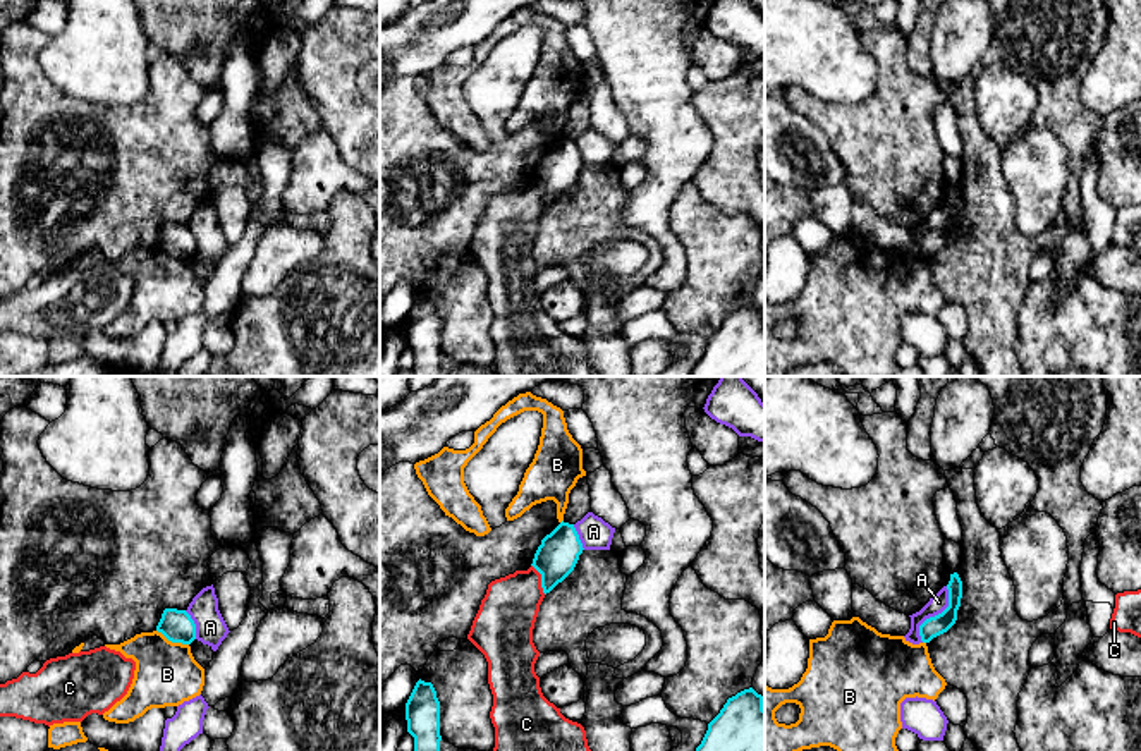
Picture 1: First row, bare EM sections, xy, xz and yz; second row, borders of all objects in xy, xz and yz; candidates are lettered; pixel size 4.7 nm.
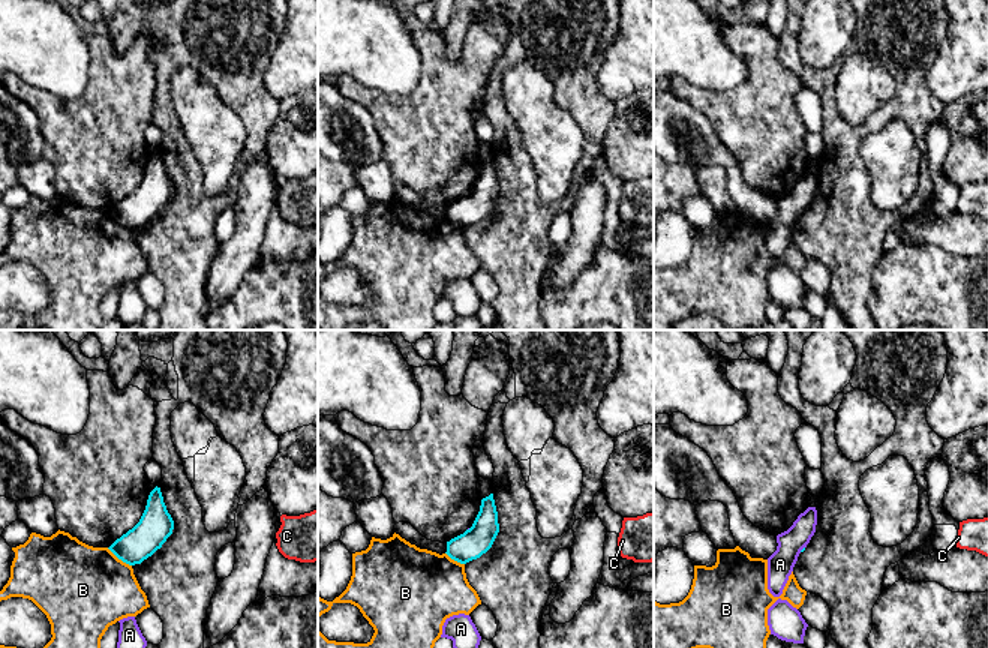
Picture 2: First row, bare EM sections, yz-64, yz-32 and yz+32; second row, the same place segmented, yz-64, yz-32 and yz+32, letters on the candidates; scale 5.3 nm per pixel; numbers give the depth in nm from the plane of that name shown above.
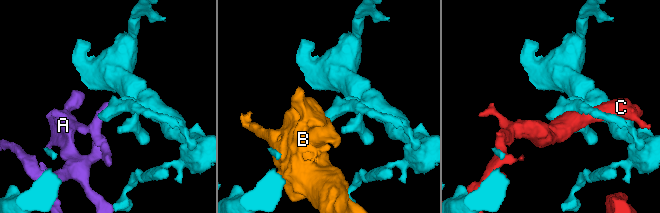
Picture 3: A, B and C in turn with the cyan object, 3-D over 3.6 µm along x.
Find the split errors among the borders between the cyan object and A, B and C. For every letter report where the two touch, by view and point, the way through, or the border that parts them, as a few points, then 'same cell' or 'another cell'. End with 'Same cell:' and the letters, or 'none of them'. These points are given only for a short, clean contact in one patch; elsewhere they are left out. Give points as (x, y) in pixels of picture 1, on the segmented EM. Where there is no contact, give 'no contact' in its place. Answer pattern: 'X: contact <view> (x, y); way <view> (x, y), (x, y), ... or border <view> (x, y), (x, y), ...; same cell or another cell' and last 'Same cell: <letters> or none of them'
A: contact yz (935, 616); border yz (947, 586), (947, 605), (920, 626), (921, 641); another cell
B: contact xy (172, 641); another cell
C: contact xz (542, 580); another cell
Same cell: none of them

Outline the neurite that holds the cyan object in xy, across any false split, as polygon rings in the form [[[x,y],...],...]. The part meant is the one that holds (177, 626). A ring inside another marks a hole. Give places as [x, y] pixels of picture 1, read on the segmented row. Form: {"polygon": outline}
{"polygon": [[[165,608],[156,631],[172,643],[191,644],[196,639],[196,624],[186,610]]]}

